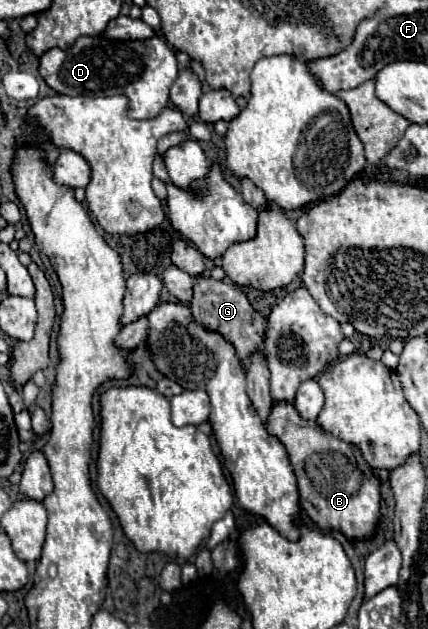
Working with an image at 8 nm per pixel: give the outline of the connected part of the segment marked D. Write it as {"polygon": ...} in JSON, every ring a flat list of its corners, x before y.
{"polygon":[[154,35,148,41,114,41,108,37,80,37,68,51,58,47,46,51,40,59,40,75,48,87,60,95,86,95,86,97,108,97,108,95,126,95,130,101,130,117,152,119,156,117,170,101,170,87,178,77,176,55,168,43]]}

